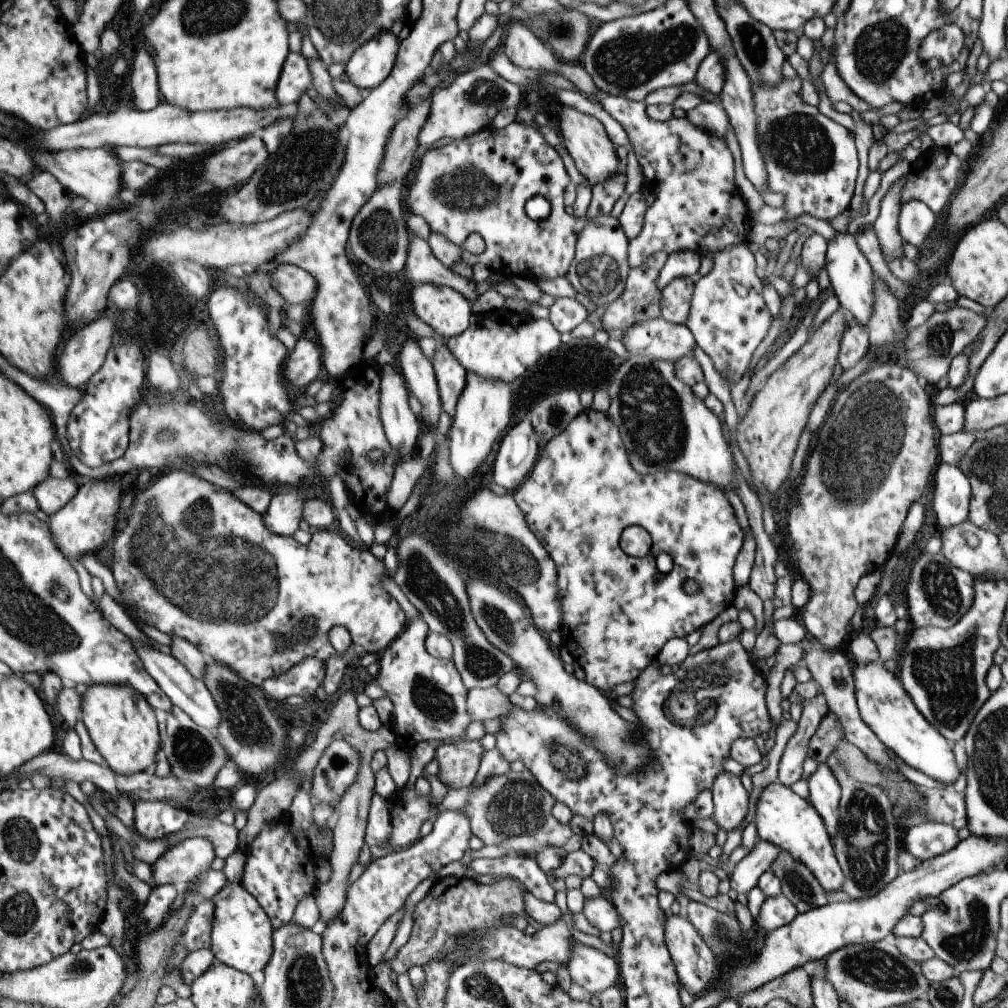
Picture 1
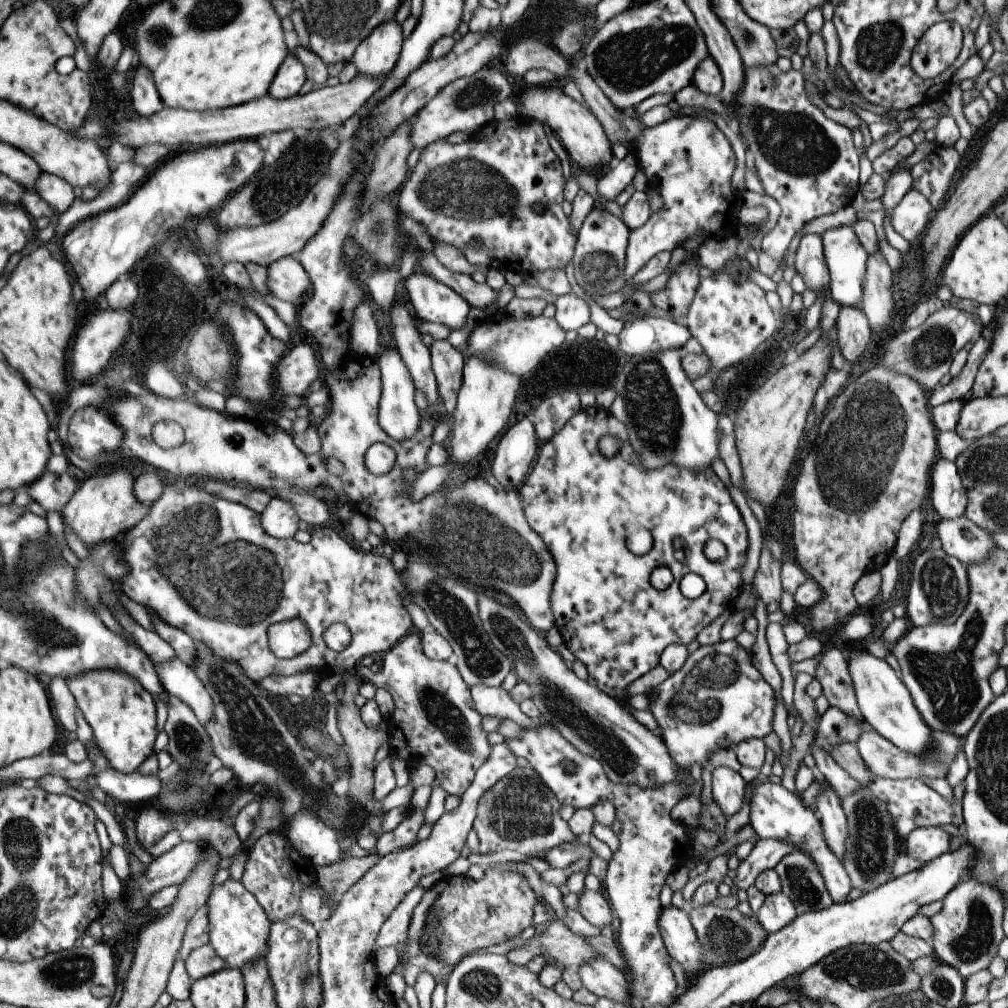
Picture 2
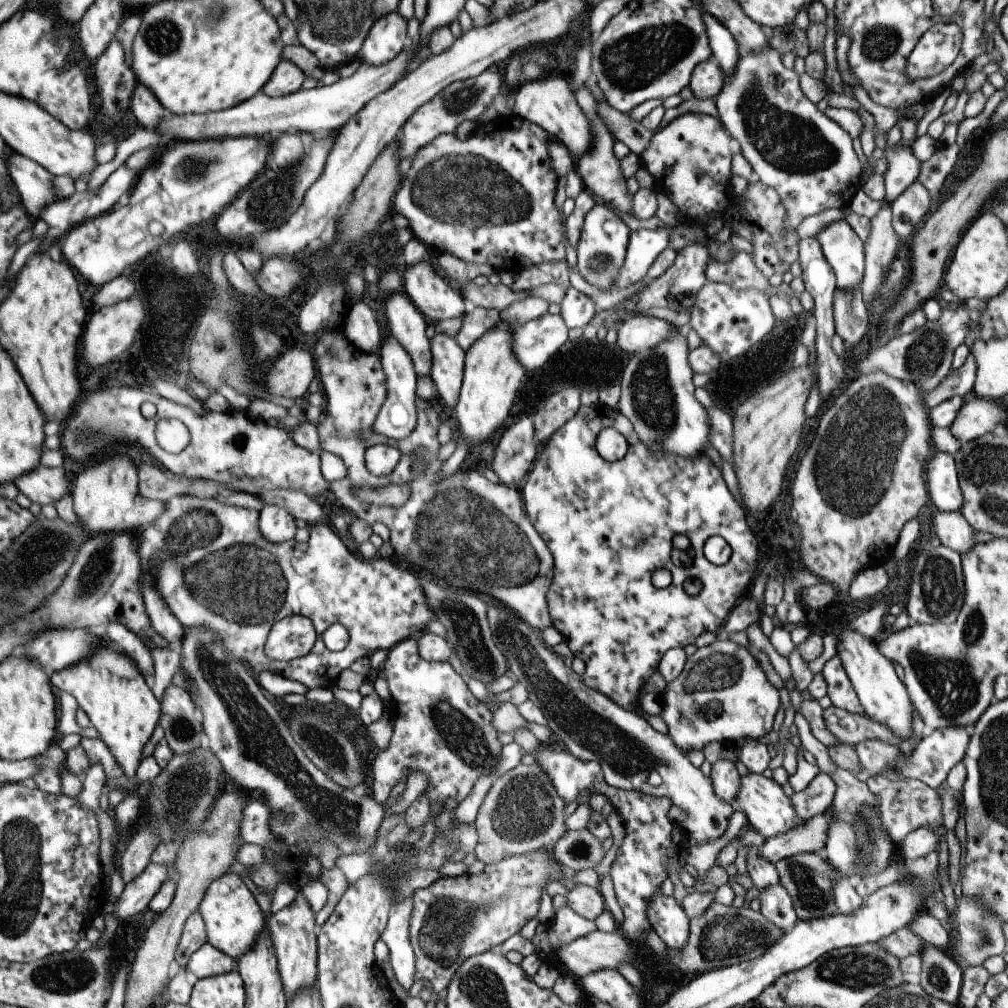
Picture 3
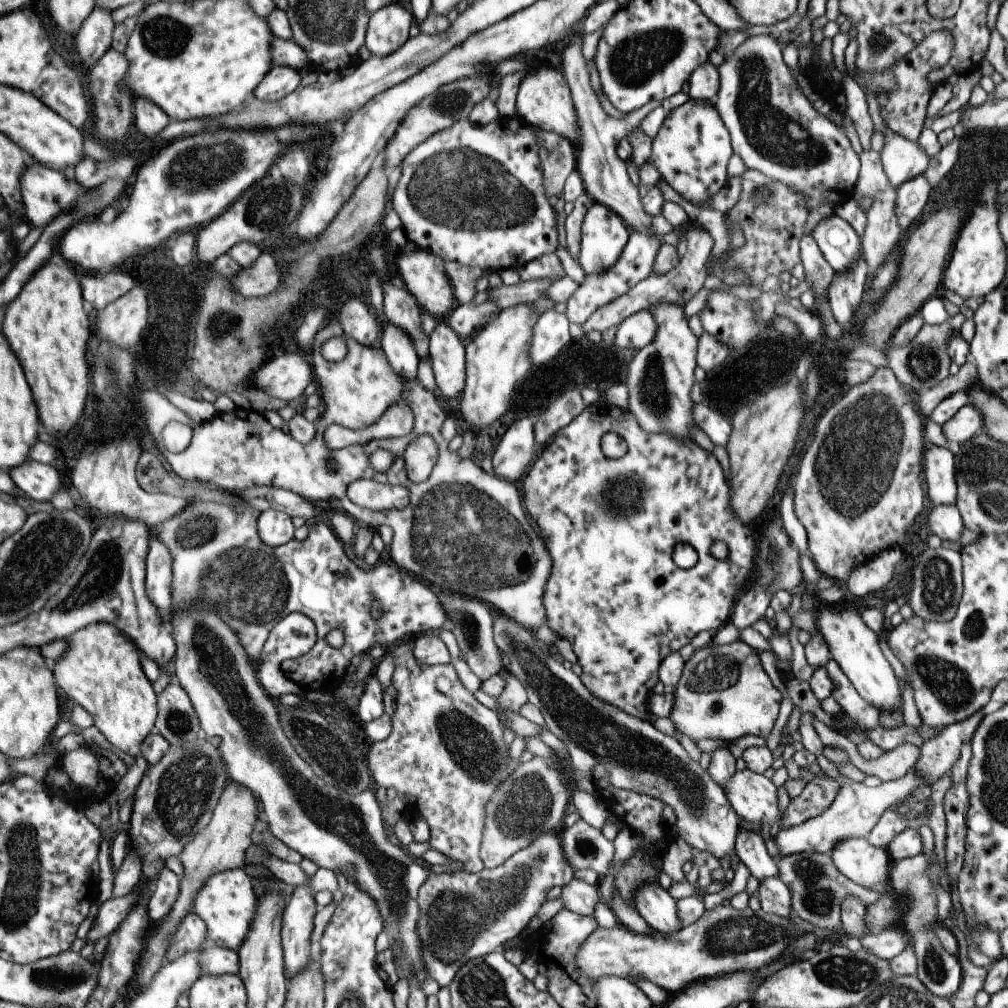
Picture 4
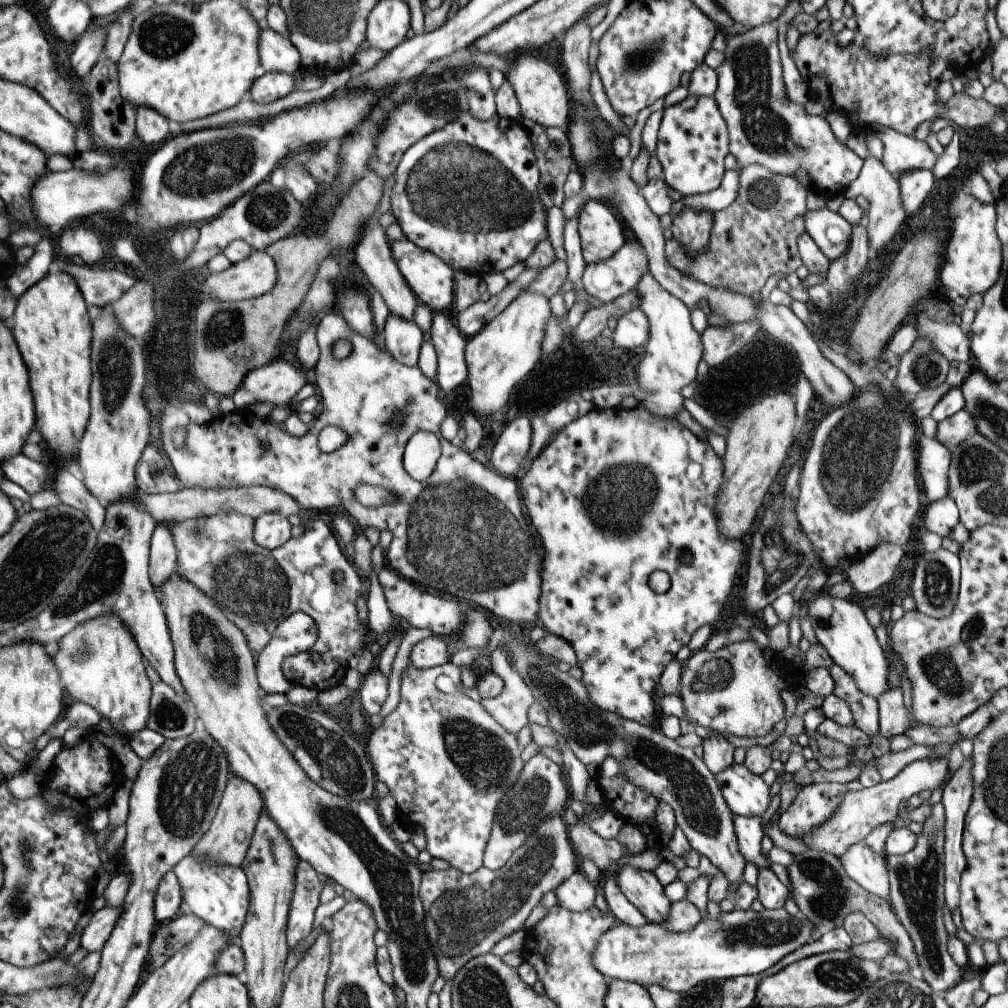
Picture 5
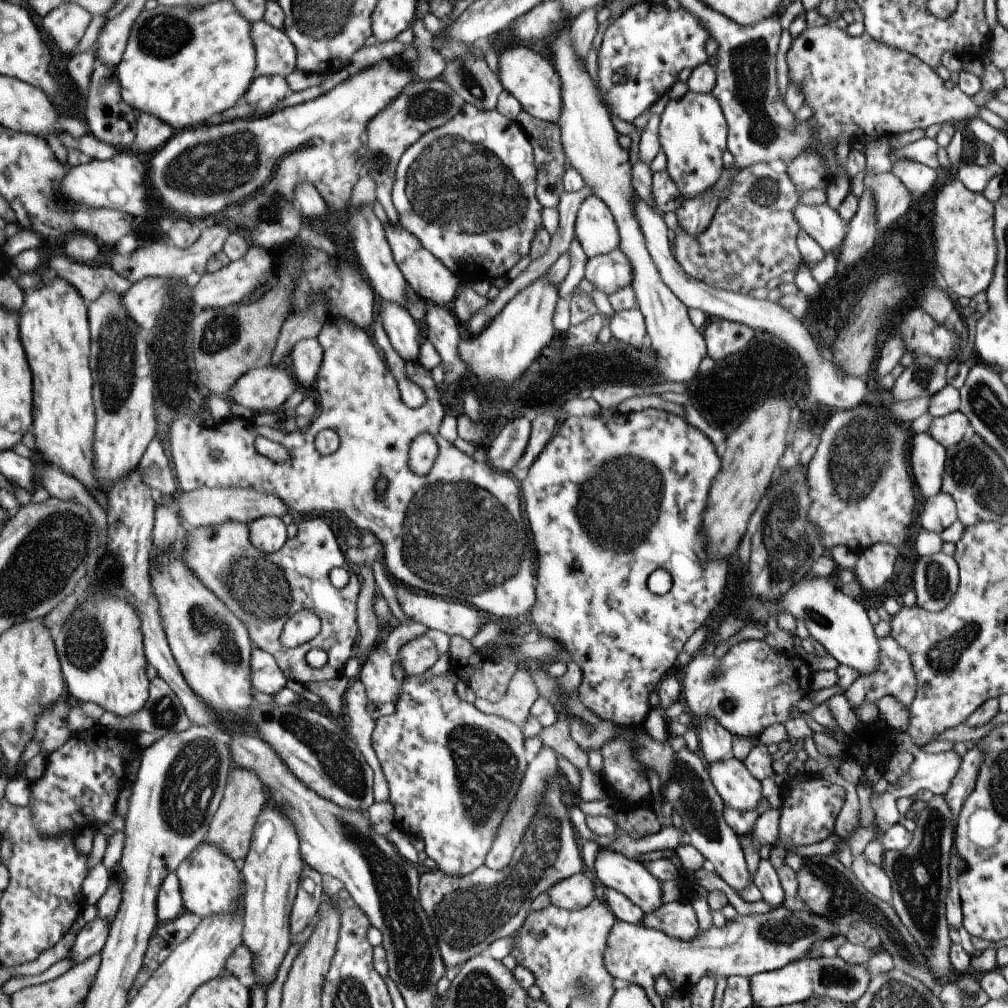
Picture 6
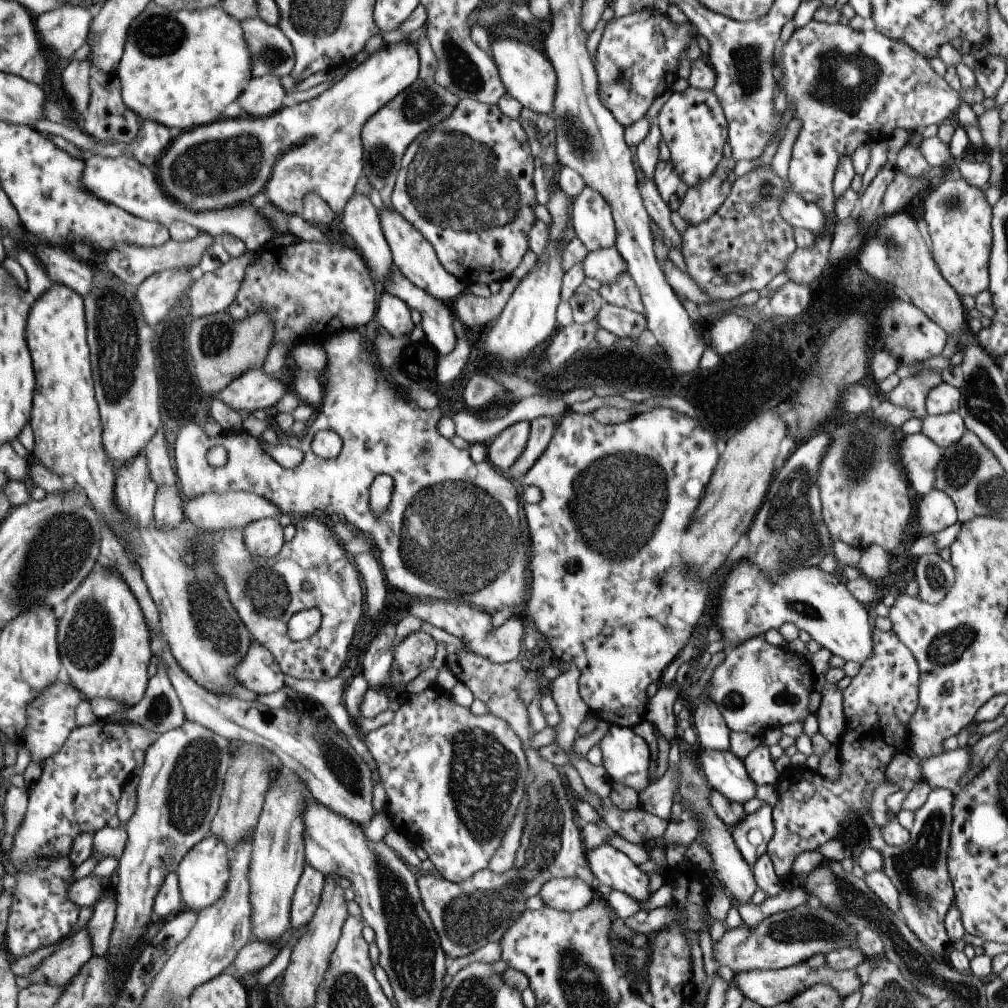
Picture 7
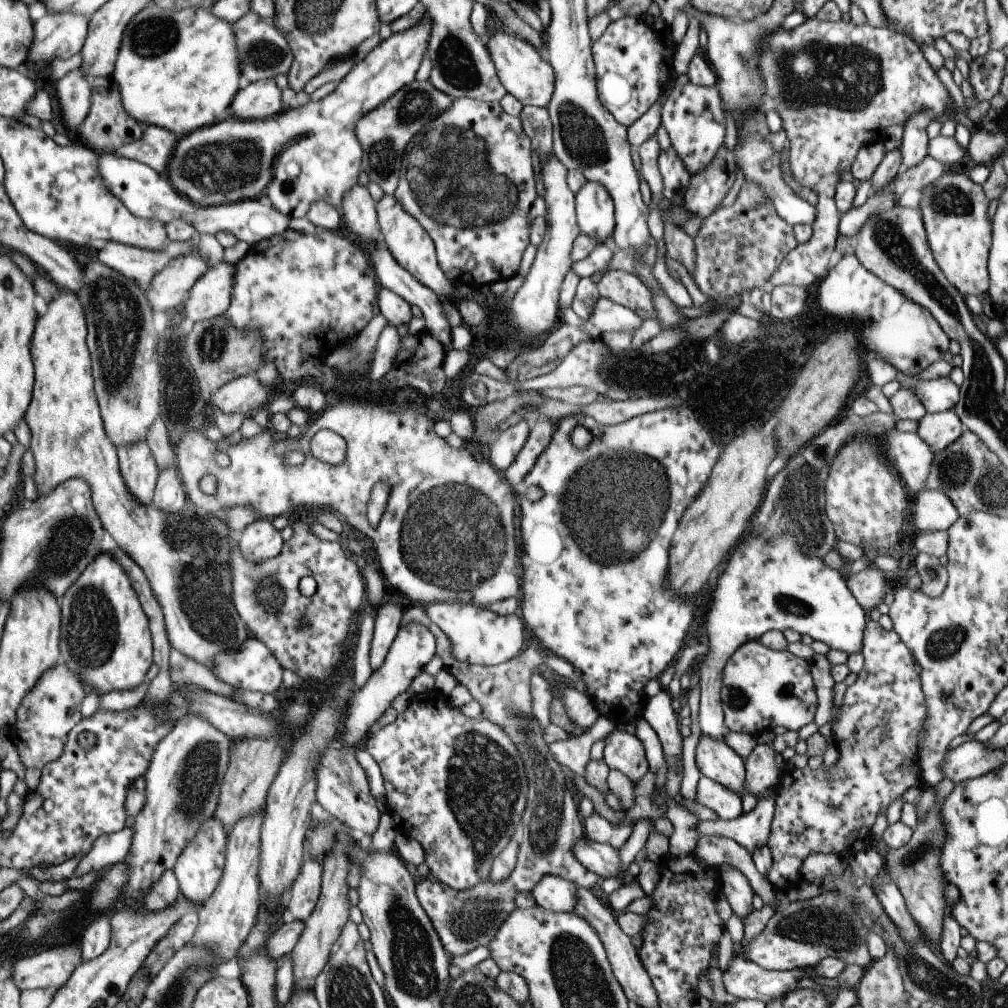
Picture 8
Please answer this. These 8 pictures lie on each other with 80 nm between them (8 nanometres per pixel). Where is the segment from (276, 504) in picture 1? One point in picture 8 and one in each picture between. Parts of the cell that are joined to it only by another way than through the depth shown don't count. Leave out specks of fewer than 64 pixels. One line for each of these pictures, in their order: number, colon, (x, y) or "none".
2: (278, 519)
3: (277, 526)
4: (275, 528)
5: (271, 530)
6: (267, 534)
7: (264, 538)
8: (259, 541)

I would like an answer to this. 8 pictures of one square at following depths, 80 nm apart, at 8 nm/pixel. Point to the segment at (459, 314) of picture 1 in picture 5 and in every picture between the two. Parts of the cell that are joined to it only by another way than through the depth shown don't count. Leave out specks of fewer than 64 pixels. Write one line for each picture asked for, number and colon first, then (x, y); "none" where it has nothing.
2: (433, 302)
3: (433, 297)
4: (423, 273)
5: (431, 281)

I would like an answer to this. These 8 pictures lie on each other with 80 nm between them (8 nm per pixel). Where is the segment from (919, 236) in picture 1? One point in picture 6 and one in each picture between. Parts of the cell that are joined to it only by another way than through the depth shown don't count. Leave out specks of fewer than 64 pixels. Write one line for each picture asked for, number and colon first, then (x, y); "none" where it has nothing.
2: (908, 218)
3: (908, 209)
4: (911, 195)
5: (914, 185)
6: (917, 177)

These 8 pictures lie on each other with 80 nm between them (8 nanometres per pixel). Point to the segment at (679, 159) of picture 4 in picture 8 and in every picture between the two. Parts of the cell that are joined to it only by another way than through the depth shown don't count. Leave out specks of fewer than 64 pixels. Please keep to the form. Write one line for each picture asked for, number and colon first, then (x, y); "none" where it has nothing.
5: (692, 140)
6: (692, 130)
7: (691, 122)
8: (691, 115)

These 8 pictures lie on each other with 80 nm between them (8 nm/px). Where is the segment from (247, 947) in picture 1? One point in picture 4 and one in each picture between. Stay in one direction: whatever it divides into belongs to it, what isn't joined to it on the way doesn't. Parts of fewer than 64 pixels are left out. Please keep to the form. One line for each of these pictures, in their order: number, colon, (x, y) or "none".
2: (239, 926)
3: (233, 919)
4: (227, 902)

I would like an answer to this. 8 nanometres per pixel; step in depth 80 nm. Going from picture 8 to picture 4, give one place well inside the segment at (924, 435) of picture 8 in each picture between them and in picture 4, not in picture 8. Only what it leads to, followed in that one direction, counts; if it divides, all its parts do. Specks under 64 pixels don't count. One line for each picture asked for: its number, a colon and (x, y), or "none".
4: (966, 422)
5: (950, 431)
6: (947, 430)
7: (945, 429)

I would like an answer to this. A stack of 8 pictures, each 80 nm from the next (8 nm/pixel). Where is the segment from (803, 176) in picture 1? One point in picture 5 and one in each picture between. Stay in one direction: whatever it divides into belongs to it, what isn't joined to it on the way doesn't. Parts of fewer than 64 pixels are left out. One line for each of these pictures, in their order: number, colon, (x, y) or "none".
2: (807, 163)
3: (790, 146)
4: (772, 127)
5: (764, 128)

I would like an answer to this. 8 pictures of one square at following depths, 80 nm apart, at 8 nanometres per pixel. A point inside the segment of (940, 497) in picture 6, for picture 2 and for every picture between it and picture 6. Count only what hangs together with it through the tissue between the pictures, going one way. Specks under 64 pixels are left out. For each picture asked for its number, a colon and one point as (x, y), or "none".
2: (959, 537)
3: (952, 530)
4: (944, 521)
5: (940, 516)

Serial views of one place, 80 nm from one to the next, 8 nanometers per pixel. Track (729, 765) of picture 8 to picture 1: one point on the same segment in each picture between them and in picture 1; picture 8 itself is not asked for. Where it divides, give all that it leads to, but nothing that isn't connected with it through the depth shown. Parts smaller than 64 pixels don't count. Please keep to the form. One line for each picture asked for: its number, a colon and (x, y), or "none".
1: (784, 819)
2: (774, 812)
3: (766, 808)
4: (753, 798)
5: (746, 794)
6: (736, 787)
7: (724, 772)

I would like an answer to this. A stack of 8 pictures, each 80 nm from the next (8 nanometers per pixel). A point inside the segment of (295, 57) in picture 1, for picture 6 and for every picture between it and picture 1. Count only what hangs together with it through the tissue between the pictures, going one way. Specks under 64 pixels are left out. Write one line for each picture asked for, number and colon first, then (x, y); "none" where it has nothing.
2: (290, 75)
3: (286, 78)
4: (279, 81)
5: (271, 86)
6: (264, 94)

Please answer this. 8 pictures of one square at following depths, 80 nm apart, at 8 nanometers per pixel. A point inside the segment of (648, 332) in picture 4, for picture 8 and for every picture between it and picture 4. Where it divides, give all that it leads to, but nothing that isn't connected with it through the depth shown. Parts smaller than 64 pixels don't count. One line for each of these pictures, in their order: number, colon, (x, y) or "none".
5: (631, 329)
6: (627, 325)
7: (620, 321)
8: (606, 315)

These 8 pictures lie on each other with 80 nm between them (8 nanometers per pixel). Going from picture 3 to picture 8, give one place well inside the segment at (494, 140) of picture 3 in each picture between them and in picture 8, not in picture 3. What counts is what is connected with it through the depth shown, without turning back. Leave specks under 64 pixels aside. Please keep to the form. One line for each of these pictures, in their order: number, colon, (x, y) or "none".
4: (472, 194)
5: (467, 193)
6: (465, 189)
7: (465, 184)
8: (466, 177)

